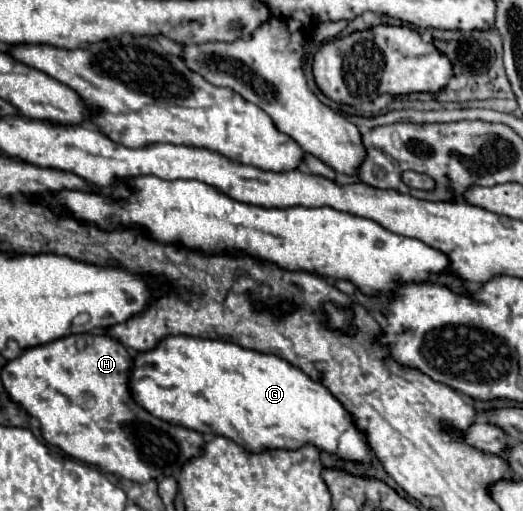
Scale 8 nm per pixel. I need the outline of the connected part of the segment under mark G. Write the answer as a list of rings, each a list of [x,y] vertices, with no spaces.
[[[169,336],[161,340],[155,350],[137,354],[129,386],[133,398],[153,416],[175,426],[197,430],[201,434],[227,436],[241,448],[247,448],[247,452],[263,452],[275,448],[295,450],[311,444],[339,460],[363,464],[369,464],[369,458],[373,454],[367,444],[367,436],[355,426],[353,416],[323,384],[311,380],[307,374],[287,364],[287,360],[279,356],[247,350],[233,342],[193,336]]]

